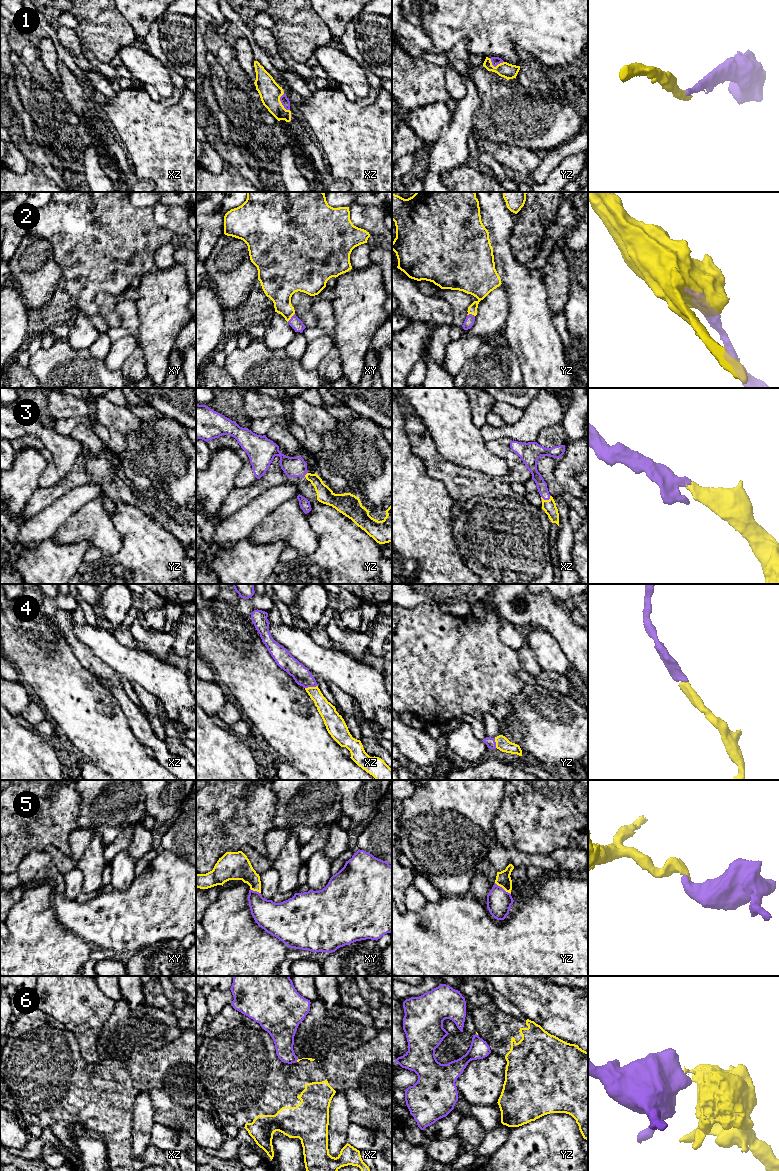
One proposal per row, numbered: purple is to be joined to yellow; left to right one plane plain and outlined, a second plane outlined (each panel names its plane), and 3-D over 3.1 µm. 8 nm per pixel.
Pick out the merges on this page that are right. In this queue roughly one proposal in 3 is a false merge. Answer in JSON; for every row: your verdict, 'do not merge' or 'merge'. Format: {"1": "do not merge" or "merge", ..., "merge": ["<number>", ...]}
{"1": "merge", "2": "merge", "3": "merge", "4": "merge", "5": "merge", "6": "do not merge", "merge": ["1", "2", "3", "4", "5"]}

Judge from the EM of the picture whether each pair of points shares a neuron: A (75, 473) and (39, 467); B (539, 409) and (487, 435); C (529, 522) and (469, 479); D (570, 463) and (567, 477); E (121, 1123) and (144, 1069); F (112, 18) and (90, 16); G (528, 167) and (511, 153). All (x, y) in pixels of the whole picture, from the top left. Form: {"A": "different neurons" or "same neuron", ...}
{"A": "different neurons", "B": "same neuron", "C": "same neuron", "D": "same neuron", "E": "different neurons", "F": "same neuron", "G": "same neuron"}

